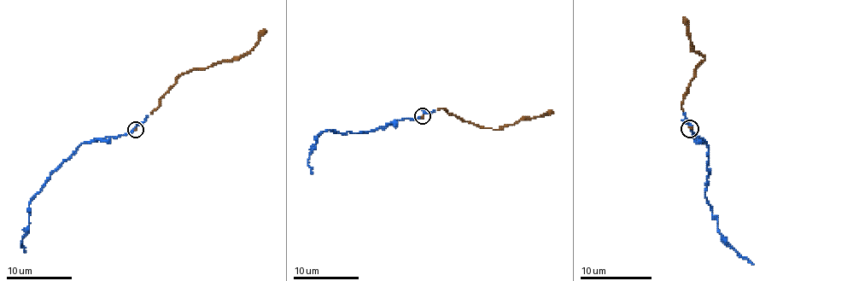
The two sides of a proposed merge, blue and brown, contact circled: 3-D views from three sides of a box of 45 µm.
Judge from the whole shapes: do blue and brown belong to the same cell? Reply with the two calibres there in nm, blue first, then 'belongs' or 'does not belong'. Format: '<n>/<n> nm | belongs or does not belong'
200/70 nm | belongs

